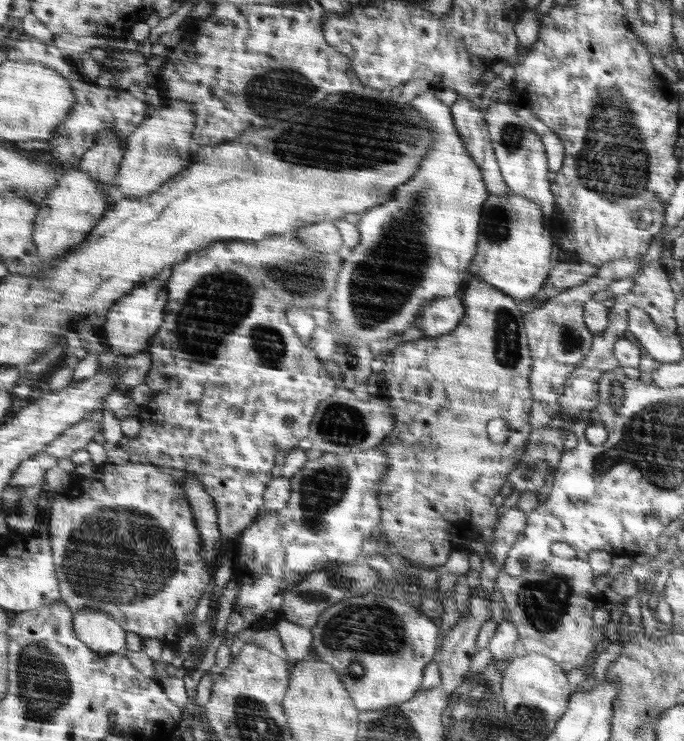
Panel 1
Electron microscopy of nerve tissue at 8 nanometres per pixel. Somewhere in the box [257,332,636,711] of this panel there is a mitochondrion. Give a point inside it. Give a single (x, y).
(359, 629)

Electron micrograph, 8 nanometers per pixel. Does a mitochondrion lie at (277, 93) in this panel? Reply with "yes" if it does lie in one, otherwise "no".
yes

